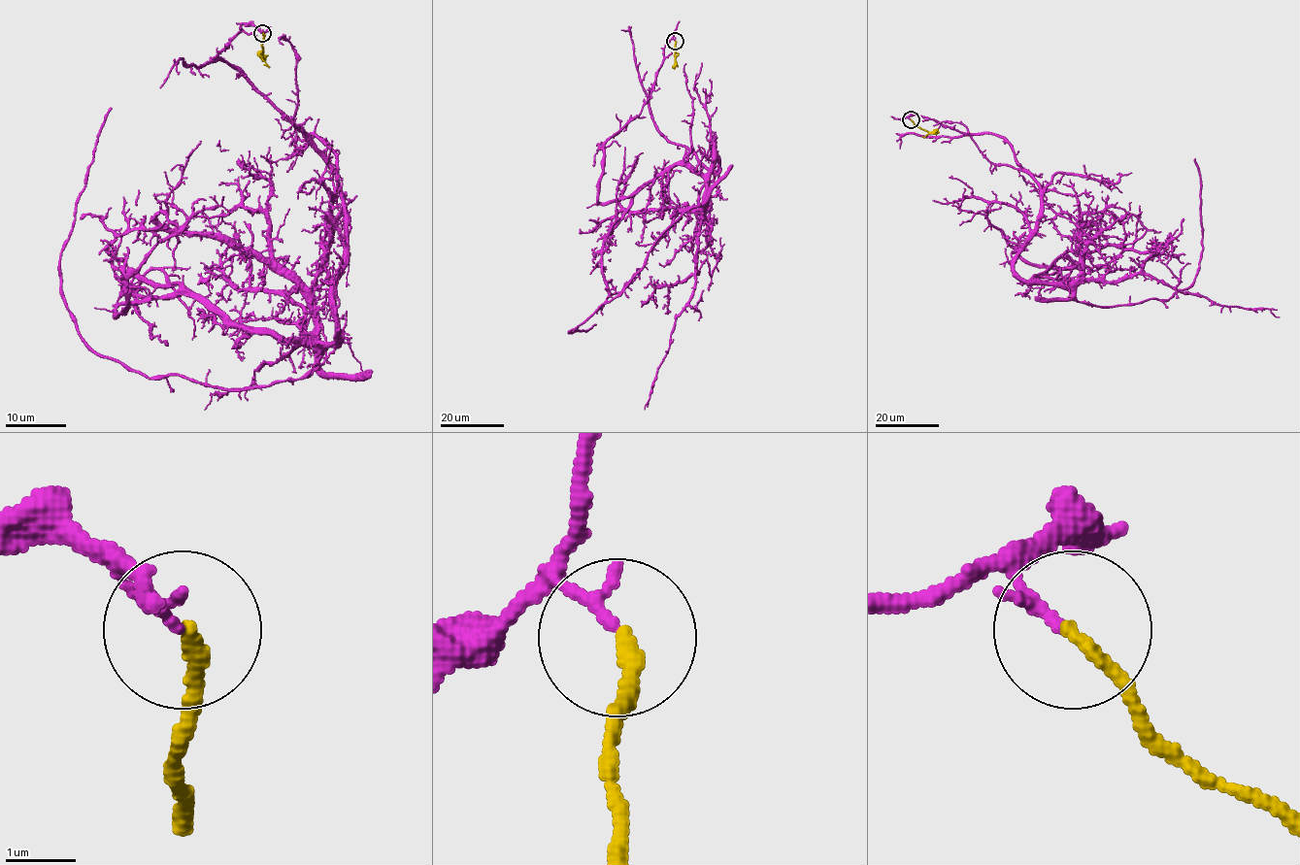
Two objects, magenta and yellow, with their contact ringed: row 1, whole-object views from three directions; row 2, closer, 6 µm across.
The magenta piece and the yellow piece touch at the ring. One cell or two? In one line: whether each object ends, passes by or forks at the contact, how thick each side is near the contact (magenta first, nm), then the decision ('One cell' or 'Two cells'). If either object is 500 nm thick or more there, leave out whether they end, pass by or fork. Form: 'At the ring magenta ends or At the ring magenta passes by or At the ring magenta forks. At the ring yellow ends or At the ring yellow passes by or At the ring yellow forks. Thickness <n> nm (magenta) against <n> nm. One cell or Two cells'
At the ring magenta ends. At the ring yellow ends. Thickness 170 nm (magenta) against 200 nm. Two cells

